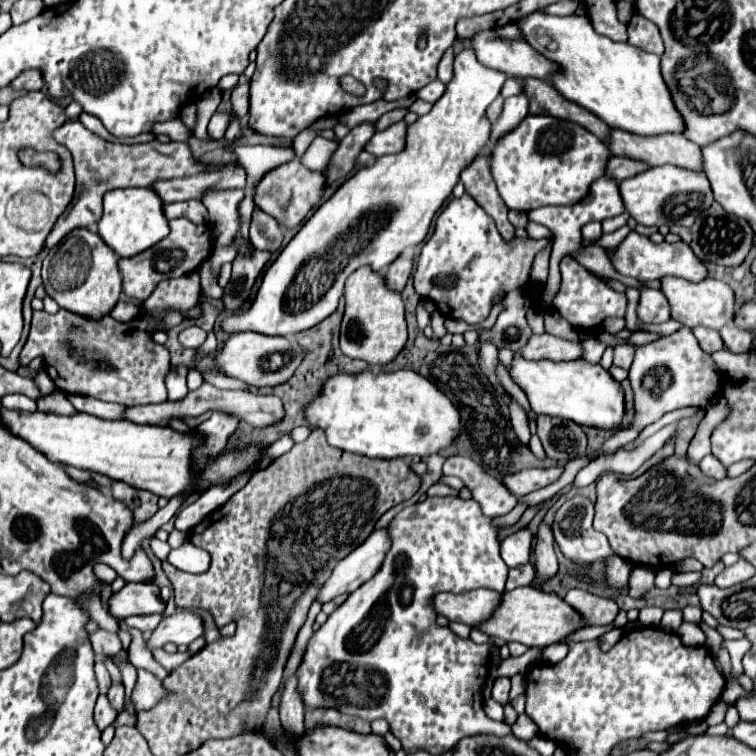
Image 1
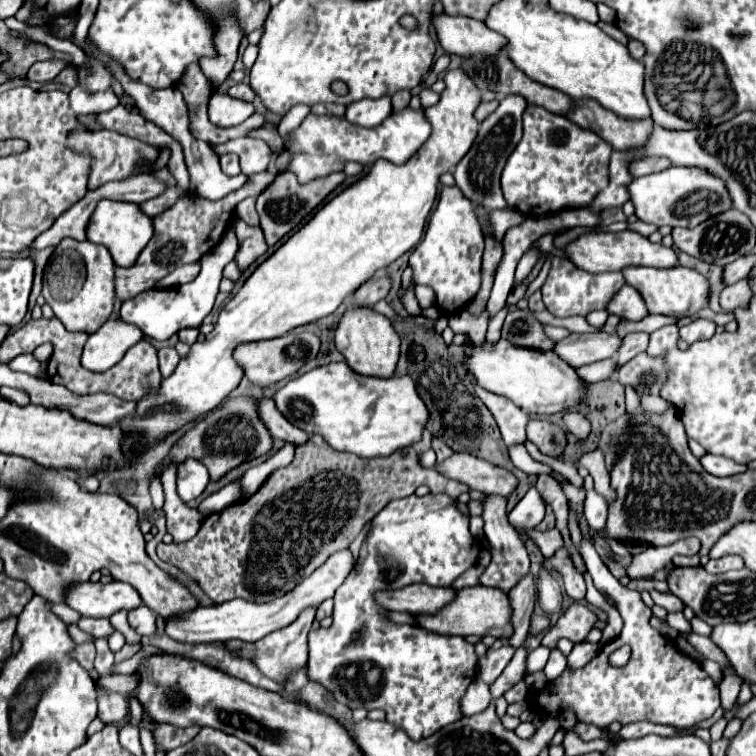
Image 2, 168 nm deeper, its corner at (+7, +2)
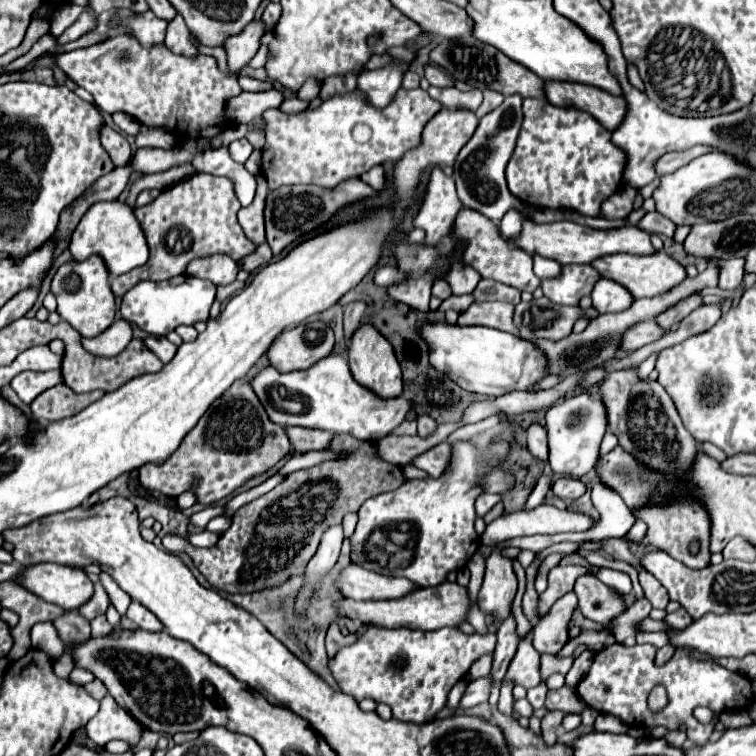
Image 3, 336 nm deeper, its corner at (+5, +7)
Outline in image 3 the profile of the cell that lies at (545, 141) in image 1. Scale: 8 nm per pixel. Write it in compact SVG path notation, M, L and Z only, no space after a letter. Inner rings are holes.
M524 98L524 124L522 124L522 132L518 136L518 144L516 150L506 166L506 180L508 180L508 188L510 192L520 198L524 204L532 206L532 208L568 208L568 210L576 210L580 214L586 216L598 216L600 212L600 204L602 200L606 200L608 196L612 196L618 186L622 184L622 168L626 164L626 156L622 156L622 150L618 150L612 142L610 142L610 132L606 128L602 128L602 124L598 124L598 120L594 120L592 116L586 116L586 112L578 112L576 108L558 108L546 100L538 100L538 98Z

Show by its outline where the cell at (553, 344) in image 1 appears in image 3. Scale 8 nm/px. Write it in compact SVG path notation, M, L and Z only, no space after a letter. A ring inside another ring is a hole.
M648 320L648 322L638 322L638 324L630 326L630 328L624 332L618 350L622 350L622 352L634 352L634 350L638 350L640 346L658 340L662 334L664 334L664 332L662 332L654 322L650 322L650 320Z

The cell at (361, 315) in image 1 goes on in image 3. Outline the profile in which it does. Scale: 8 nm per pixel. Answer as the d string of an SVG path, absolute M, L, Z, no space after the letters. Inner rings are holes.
M360 324L350 342L348 342L348 364L350 364L350 372L356 378L356 382L368 386L370 390L374 390L378 396L382 398L396 398L402 394L402 372L400 372L400 364L394 356L392 344L386 342L386 338L378 332L376 326L372 324Z

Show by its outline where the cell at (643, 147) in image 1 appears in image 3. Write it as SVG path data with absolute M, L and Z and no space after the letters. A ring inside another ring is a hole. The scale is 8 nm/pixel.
M548 82L546 98L560 108L578 108L588 112L610 132L614 132L624 122L628 112L628 104L624 98L610 96L600 88L584 84Z

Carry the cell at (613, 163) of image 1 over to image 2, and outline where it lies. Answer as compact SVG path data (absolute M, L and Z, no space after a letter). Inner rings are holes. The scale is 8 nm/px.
M646 157L646 159L640 159L640 161L632 161L630 165L630 173L634 177L642 177L642 175L650 175L650 173L658 173L658 171L664 171L668 169L672 163L664 157Z

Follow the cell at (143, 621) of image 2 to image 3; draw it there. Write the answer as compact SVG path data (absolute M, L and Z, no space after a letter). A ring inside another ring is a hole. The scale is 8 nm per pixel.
M134 600L130 604L126 618L132 620L138 628L142 628L146 632L160 632L162 630L162 622L148 608L142 608L142 604L138 604L138 600Z

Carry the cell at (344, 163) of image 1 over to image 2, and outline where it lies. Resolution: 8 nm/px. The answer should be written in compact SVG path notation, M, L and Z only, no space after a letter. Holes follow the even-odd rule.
M380 97L376 101L364 99L364 101L354 101L346 109L346 119L350 123L356 123L360 127L376 127L380 121L384 121L392 113L392 103L390 97Z

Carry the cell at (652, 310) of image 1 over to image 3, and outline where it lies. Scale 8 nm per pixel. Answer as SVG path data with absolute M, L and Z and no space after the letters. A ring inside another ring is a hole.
M602 278L594 286L592 302L600 314L606 314L606 312L624 312L626 308L632 306L634 298L630 296L630 292L626 292L626 288L614 284L614 280Z

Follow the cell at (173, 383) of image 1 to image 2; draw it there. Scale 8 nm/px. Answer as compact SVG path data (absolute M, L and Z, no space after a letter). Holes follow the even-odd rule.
M164 347L164 349L158 349L158 359L160 359L162 377L168 377L176 369L176 365L180 361L180 355L176 353L174 347Z

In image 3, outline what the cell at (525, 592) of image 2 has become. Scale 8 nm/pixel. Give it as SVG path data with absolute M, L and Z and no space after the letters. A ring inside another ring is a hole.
M514 614L506 616L502 622L498 622L498 630L496 630L496 650L494 650L494 664L492 664L492 678L496 684L502 682L502 676L506 674L506 668L510 664L510 660L516 654L516 646L520 642L518 630L516 630L516 618Z

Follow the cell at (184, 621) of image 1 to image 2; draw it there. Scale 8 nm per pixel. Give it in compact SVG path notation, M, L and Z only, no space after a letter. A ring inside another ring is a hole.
M348 549L338 551L328 557L328 561L316 569L310 577L306 577L292 593L286 593L284 597L276 597L268 603L252 603L244 599L232 599L224 601L220 605L210 605L210 607L198 607L192 613L184 613L180 617L174 617L166 623L166 633L182 643L210 643L210 641L230 641L230 639L240 639L246 643L256 643L260 637L266 637L268 633L282 629L290 625L302 609L310 605L320 605L322 601L334 597L334 591L344 583L344 579L350 575L354 567L354 557Z

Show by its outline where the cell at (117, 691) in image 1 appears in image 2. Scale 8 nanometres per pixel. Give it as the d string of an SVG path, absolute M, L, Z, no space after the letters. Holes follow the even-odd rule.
M96 639L94 641L96 645L96 659L94 659L94 669L98 671L100 677L108 675L110 673L110 667L114 663L114 653L110 651L108 647L108 641L106 639Z

